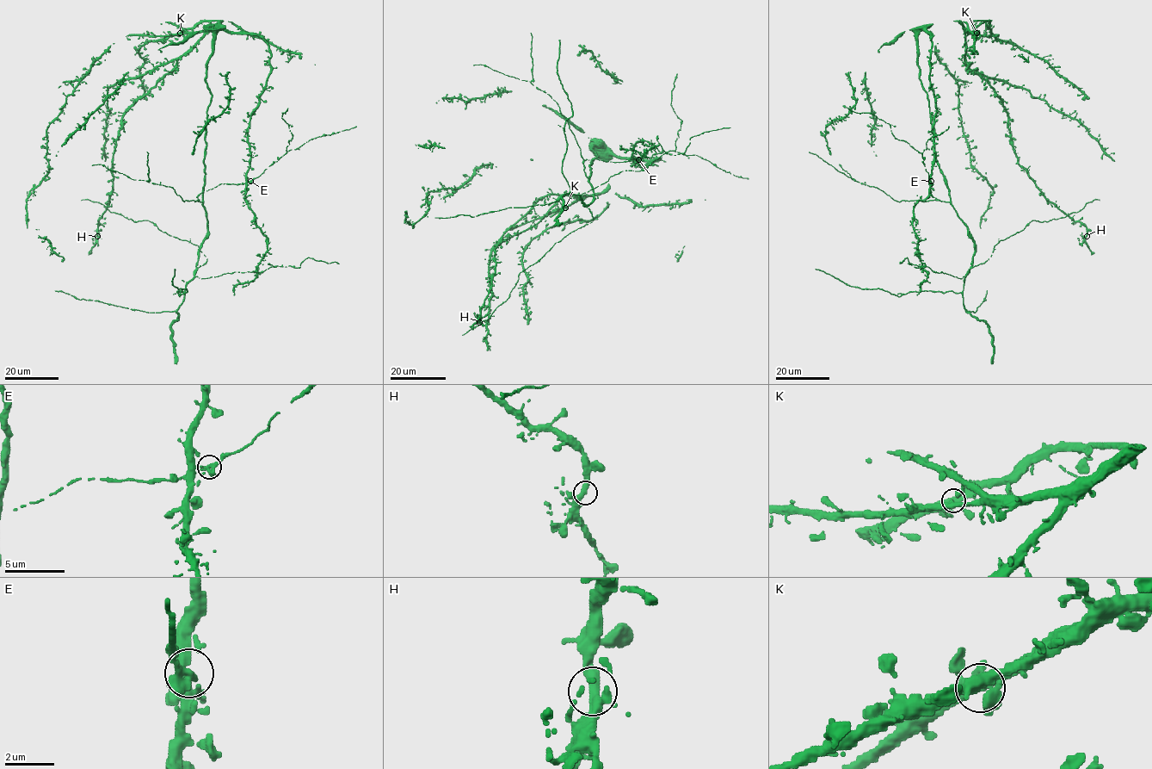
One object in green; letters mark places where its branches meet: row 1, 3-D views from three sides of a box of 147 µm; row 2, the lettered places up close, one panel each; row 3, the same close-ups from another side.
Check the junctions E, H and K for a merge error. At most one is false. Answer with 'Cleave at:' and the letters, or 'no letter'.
Cleave at: no letter

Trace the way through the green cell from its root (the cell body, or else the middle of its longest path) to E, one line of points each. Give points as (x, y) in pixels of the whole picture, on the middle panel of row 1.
E: (541, 258), (593, 220), (582, 202), (594, 200), (592, 148), (659, 158), (638, 159)

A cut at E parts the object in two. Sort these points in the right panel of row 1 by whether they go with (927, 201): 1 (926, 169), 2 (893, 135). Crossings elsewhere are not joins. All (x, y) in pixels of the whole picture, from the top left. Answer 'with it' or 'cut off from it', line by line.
1: cut off from it
2: cut off from it

